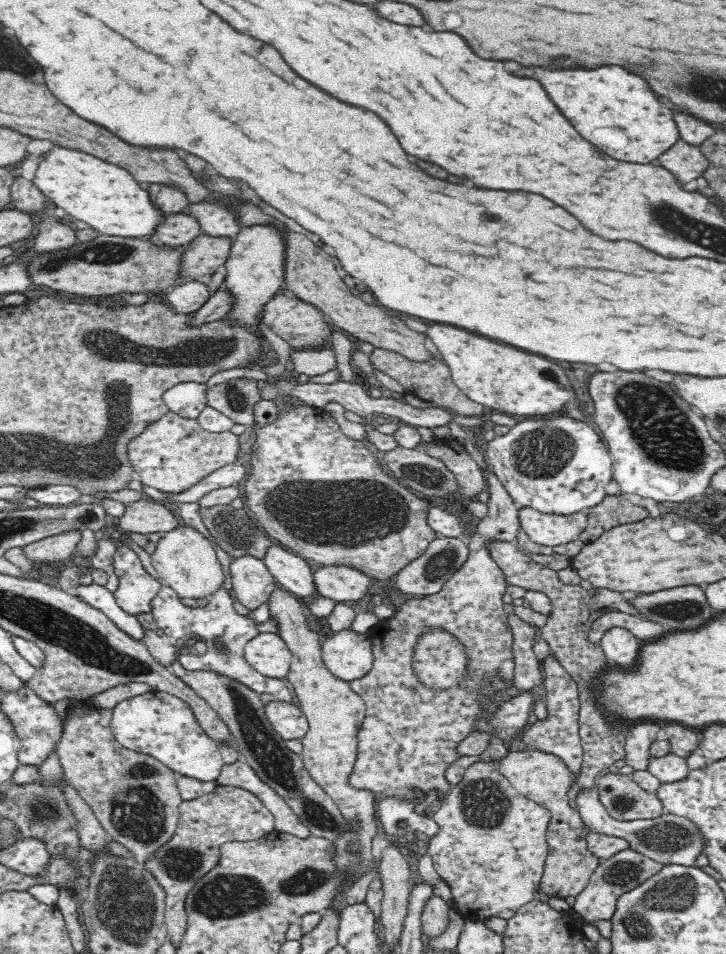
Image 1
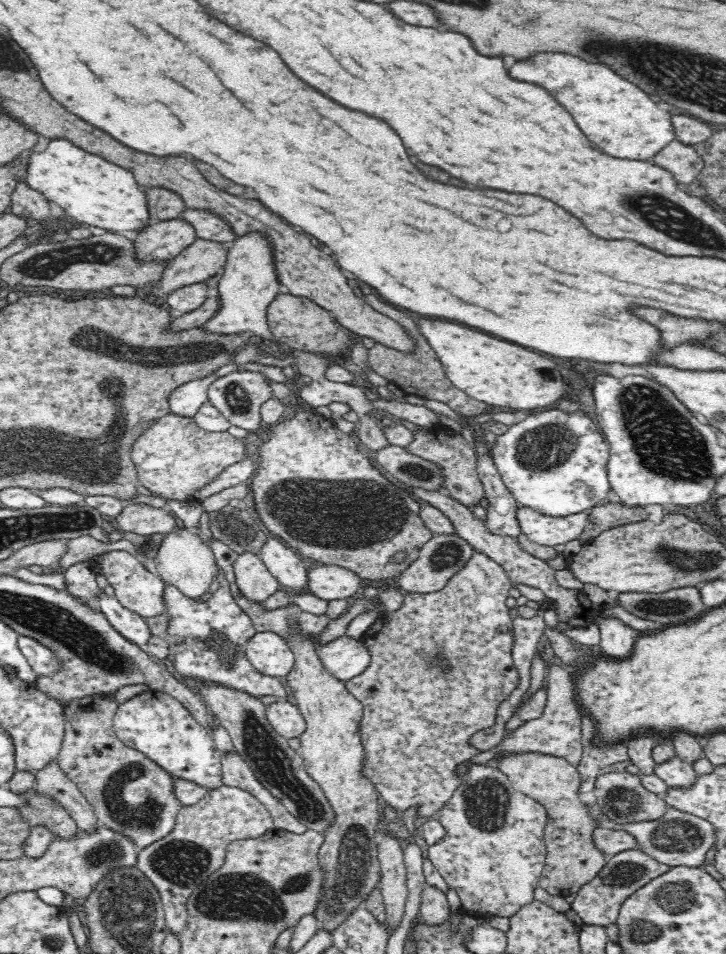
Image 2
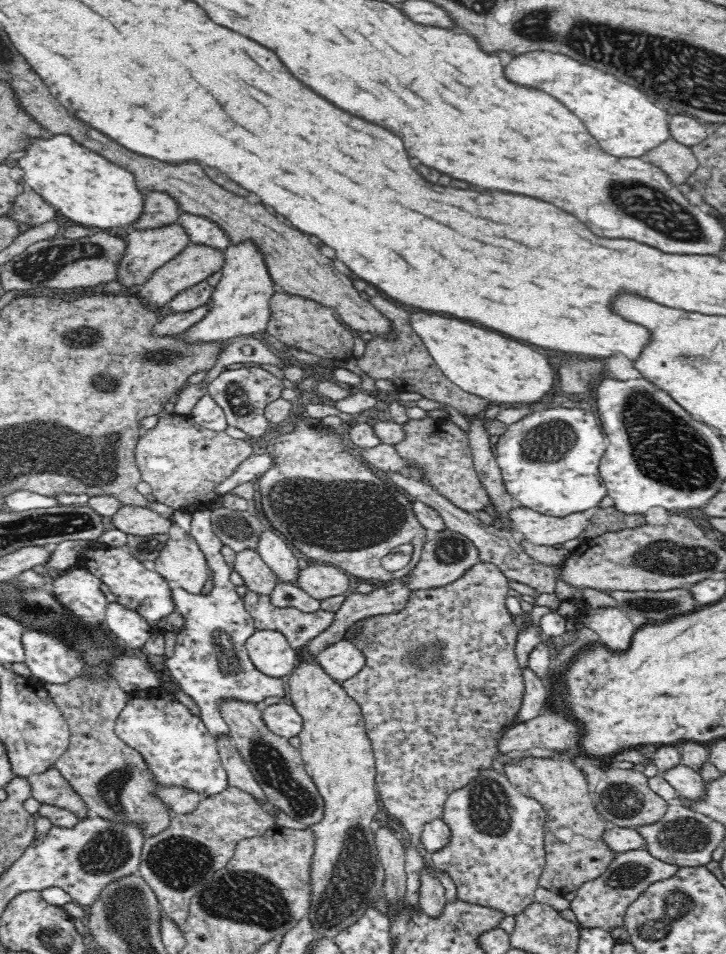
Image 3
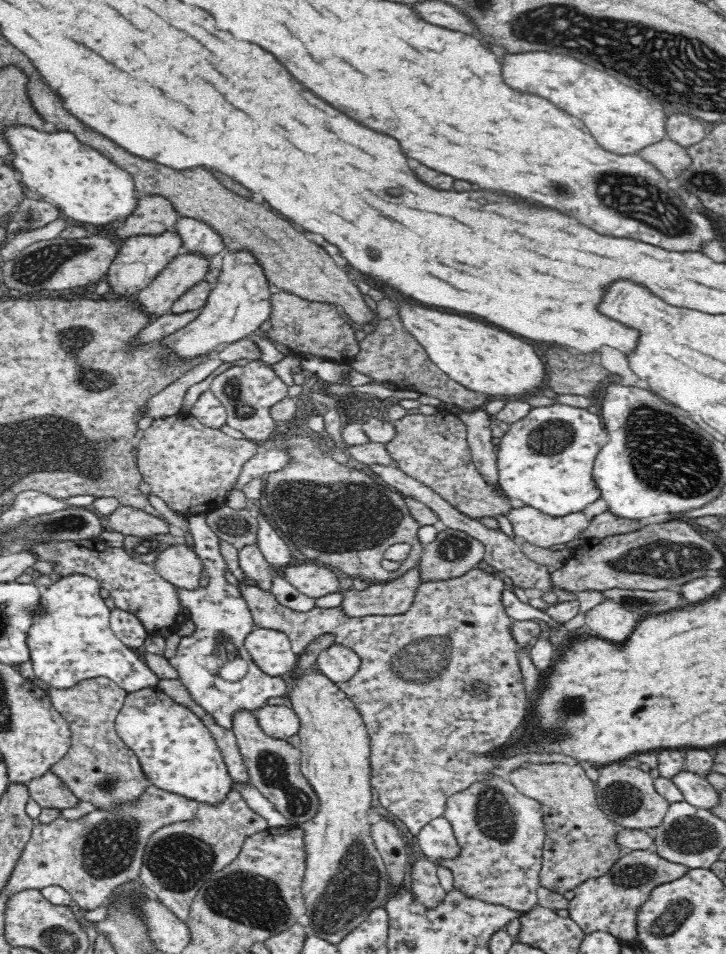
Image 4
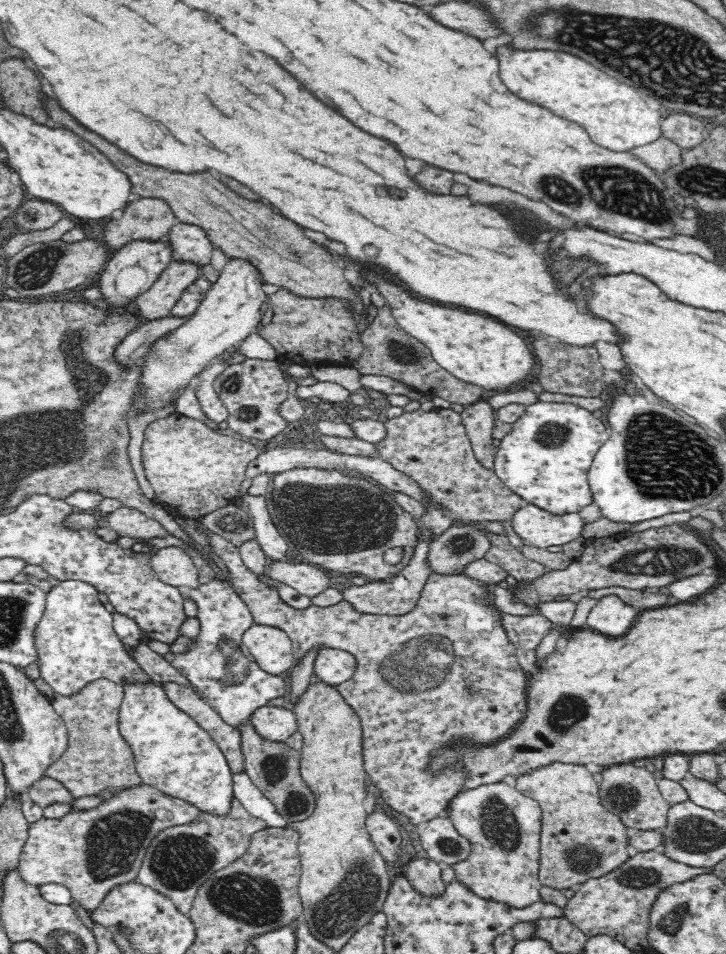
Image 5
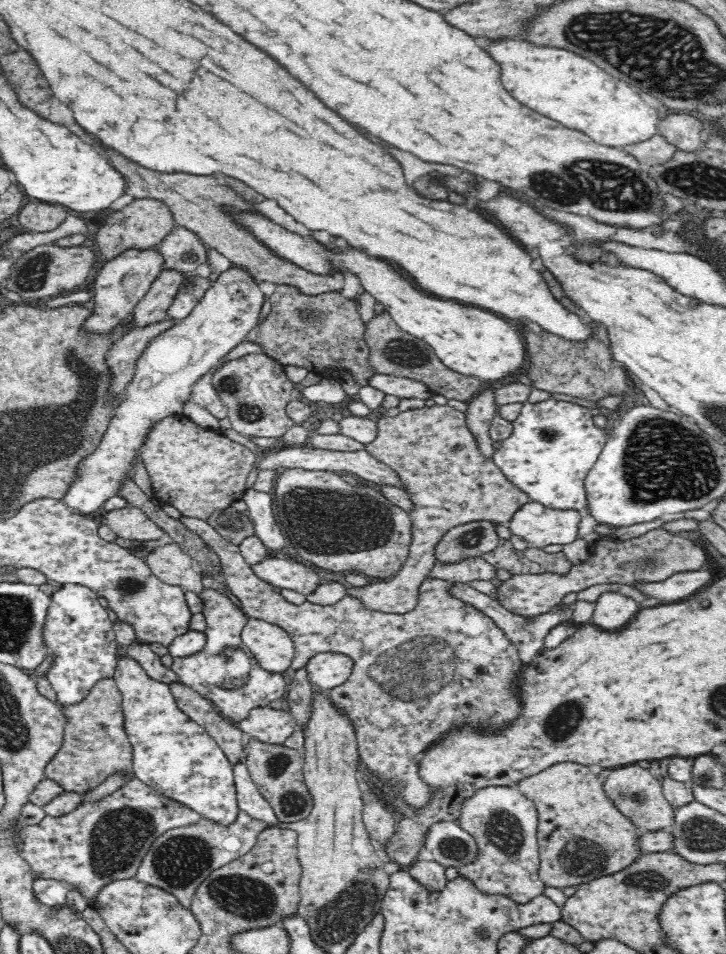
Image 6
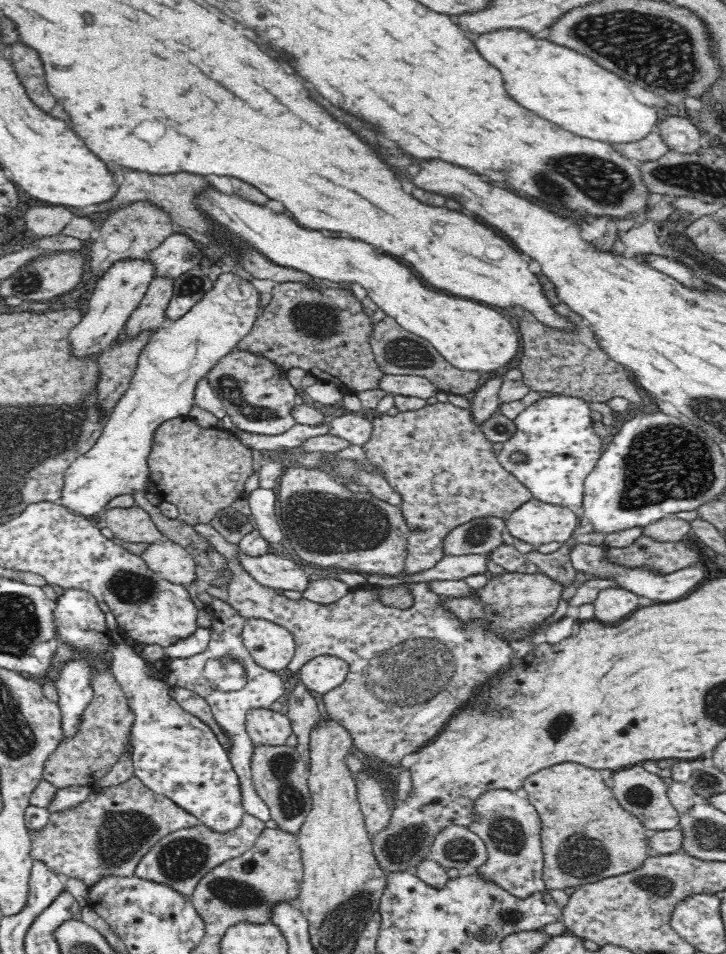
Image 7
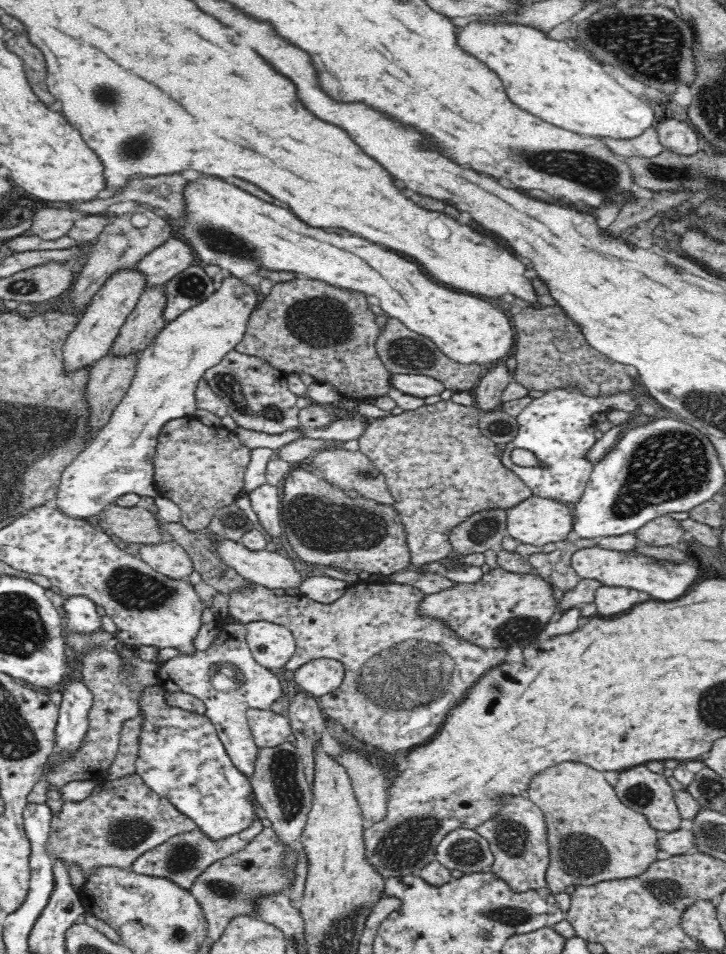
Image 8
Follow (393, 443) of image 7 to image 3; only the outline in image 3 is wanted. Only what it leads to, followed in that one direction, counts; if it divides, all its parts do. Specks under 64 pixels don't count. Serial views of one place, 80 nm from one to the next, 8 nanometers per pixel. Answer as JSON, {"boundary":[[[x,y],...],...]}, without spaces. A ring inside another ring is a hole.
{"boundary":[[[426,417],[422,420],[410,419],[403,429],[404,440],[395,445],[395,449],[407,462],[419,466],[427,480],[442,496],[470,513],[484,511],[484,506],[490,506],[490,497],[473,465],[468,435],[462,428],[450,421]],[[401,578],[386,588],[375,589],[370,594],[350,594],[348,598],[342,603],[342,606],[335,612],[334,620],[332,624],[328,626],[324,632],[321,632],[316,638],[313,638],[309,644],[305,647],[306,652],[310,655],[310,658],[315,658],[322,650],[325,650],[328,646],[331,646],[334,642],[338,642],[340,639],[345,638],[345,632],[356,621],[360,621],[366,617],[373,617],[378,615],[392,614],[400,612],[408,597],[410,597],[411,591],[406,587],[406,578]]]}

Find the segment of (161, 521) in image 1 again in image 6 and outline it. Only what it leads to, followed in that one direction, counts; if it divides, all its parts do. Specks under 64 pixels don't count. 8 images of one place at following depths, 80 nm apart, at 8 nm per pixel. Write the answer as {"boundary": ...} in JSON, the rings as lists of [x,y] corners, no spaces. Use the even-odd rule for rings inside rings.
{"boundary":[[[126,506],[119,510],[112,510],[104,518],[106,518],[106,526],[110,527],[119,538],[159,542],[167,539],[166,532],[136,507]]]}

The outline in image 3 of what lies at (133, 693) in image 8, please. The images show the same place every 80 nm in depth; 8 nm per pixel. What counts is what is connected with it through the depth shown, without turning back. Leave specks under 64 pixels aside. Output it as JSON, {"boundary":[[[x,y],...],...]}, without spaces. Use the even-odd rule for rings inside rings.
{"boundary":[[[76,678],[64,684],[42,683],[49,692],[52,700],[60,707],[66,722],[68,723],[68,748],[64,754],[53,764],[68,782],[74,786],[76,793],[80,795],[88,811],[93,816],[103,818],[114,823],[130,823],[130,825],[139,826],[144,840],[148,837],[159,835],[170,826],[172,820],[171,808],[158,797],[158,790],[166,788],[160,784],[145,763],[144,757],[131,746],[128,746],[115,733],[116,718],[124,708],[131,694],[126,693],[114,683],[112,679],[100,679],[99,681],[90,681],[90,679]]]}

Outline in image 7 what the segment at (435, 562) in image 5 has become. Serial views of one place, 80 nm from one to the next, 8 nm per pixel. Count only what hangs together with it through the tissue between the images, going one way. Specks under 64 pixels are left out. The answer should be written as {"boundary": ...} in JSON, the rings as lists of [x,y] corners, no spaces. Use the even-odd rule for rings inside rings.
{"boundary":[[[476,518],[454,528],[443,543],[443,556],[492,554],[503,545],[502,532],[507,524],[502,518]]]}

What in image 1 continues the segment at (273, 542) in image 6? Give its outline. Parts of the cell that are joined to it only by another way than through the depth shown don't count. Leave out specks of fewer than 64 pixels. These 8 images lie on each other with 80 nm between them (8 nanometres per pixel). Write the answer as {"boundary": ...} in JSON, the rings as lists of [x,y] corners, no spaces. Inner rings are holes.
{"boundary":[[[274,544],[266,552],[263,562],[276,582],[296,597],[304,602],[318,597],[310,566],[298,555],[290,554]]]}

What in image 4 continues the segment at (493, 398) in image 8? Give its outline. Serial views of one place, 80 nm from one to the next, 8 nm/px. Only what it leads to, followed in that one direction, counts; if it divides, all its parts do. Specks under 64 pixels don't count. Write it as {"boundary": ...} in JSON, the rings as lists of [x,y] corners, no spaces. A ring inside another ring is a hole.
{"boundary":[[[480,408],[463,411],[459,418],[466,425],[467,441],[478,473],[494,491],[504,494],[499,484],[496,446],[492,444],[493,434],[490,428],[492,417],[484,408]]]}

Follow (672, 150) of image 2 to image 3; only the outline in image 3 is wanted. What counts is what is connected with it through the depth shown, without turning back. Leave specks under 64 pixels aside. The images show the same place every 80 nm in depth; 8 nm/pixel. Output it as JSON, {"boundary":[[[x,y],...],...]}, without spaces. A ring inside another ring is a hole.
{"boundary":[[[672,138],[660,143],[656,150],[650,150],[648,160],[664,171],[676,185],[686,183],[700,166],[691,147]]]}

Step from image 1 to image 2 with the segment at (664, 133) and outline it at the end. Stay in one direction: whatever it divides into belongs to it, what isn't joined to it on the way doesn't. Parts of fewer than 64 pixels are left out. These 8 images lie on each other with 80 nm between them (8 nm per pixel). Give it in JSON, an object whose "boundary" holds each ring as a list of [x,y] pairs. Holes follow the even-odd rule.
{"boundary":[[[538,54],[528,62],[516,62],[510,68],[510,76],[548,90],[574,116],[580,130],[610,156],[648,160],[676,139],[670,122],[672,114],[660,110],[644,90],[626,82],[626,78],[618,76],[608,66],[590,64],[570,54]]]}

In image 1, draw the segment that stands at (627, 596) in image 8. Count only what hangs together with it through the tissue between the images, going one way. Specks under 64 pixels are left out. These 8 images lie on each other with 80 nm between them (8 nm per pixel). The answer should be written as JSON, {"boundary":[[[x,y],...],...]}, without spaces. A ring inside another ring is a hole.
{"boundary":[[[613,627],[601,638],[606,659],[612,669],[634,670],[640,656],[640,640],[627,629]]]}

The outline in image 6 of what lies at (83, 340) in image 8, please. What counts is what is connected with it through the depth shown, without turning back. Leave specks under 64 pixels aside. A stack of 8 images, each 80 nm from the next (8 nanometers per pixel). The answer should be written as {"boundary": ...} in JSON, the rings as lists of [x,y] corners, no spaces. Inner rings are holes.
{"boundary":[[[156,246],[150,248],[128,248],[108,260],[96,276],[94,282],[94,297],[92,298],[91,307],[94,314],[88,318],[88,322],[83,325],[85,332],[97,332],[104,334],[116,328],[131,319],[136,302],[146,294],[152,282],[164,270],[164,257]]]}

